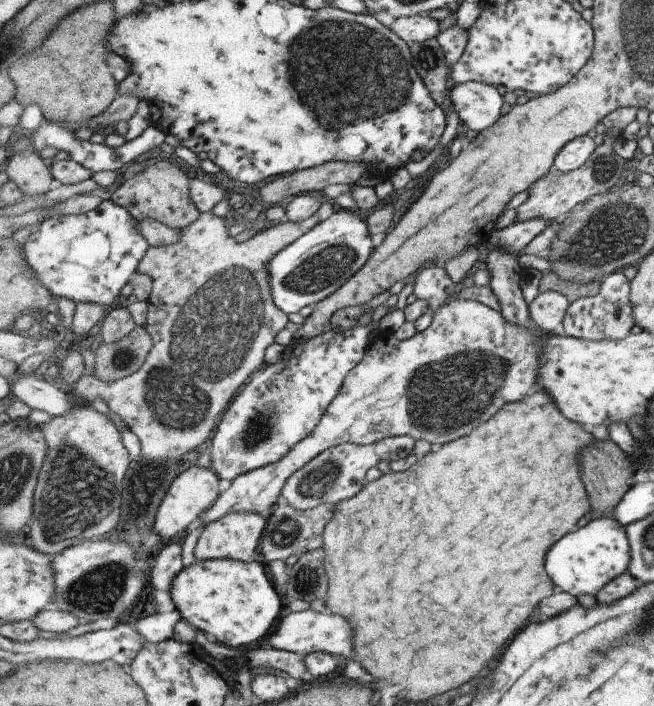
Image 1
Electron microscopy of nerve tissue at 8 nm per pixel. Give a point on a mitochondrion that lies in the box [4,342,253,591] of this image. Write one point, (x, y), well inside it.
(77, 493)

